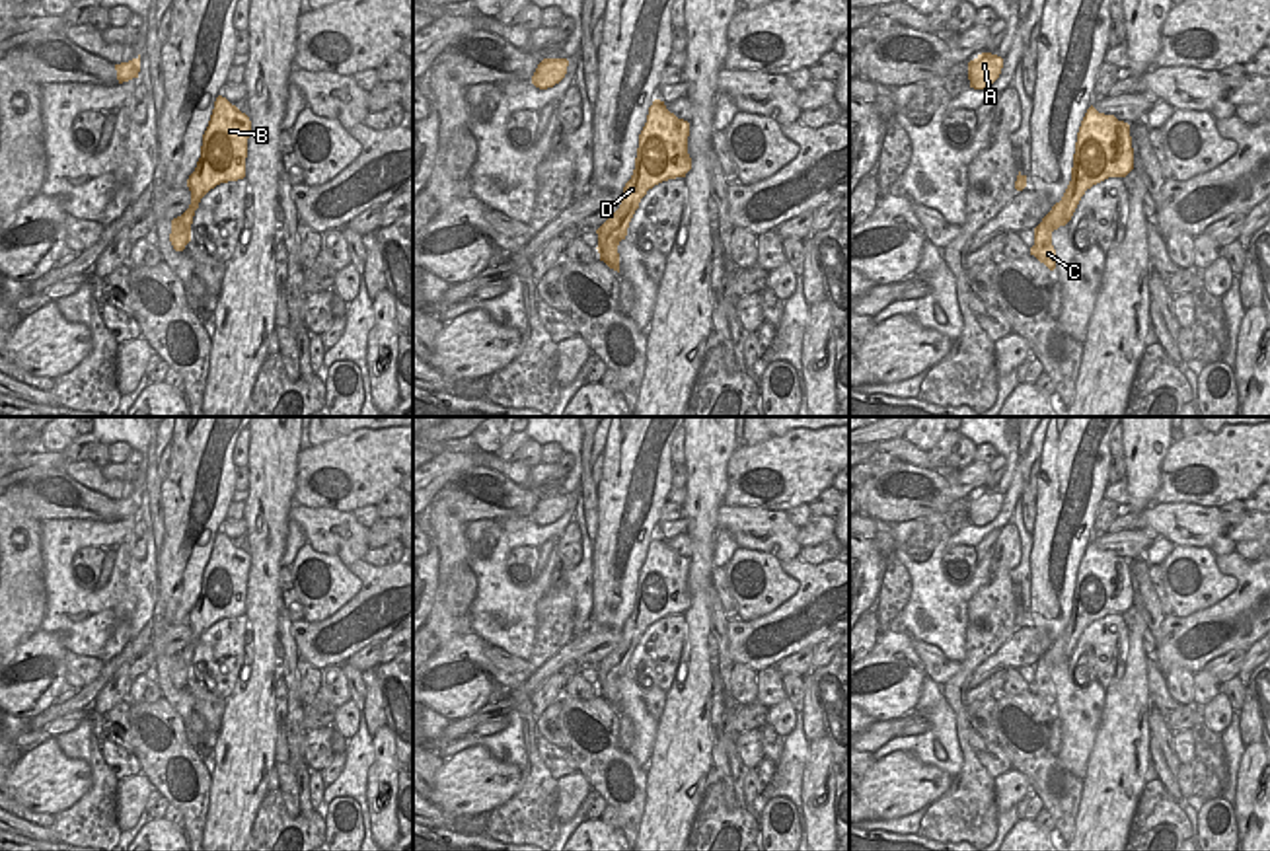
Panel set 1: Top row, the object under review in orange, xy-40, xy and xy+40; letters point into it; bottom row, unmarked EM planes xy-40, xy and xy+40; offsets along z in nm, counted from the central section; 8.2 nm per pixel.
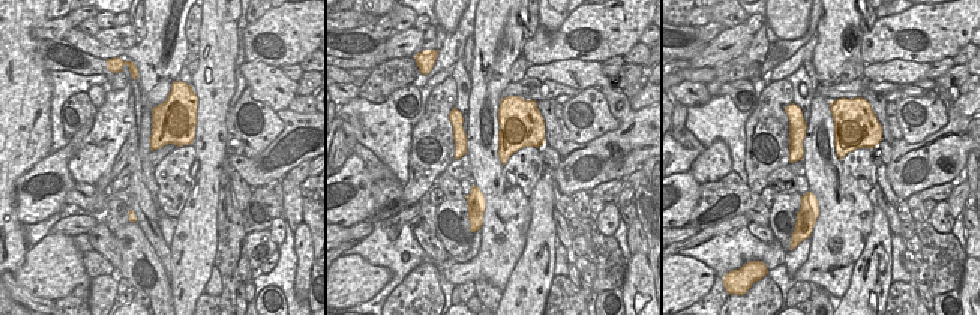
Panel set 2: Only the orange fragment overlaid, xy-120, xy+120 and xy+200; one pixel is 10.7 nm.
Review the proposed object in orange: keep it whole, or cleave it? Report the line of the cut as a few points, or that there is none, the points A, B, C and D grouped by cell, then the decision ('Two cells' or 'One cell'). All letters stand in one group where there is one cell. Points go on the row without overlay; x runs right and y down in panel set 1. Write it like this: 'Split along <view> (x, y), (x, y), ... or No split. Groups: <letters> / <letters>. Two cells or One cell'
No split. Groups: A B C D. One cell.

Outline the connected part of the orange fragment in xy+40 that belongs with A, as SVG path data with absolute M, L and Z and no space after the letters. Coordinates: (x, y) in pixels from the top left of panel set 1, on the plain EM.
M982 489L974 497L968 499L968 516L970 524L986 526L990 524L1001 510L1003 495L991 489Z

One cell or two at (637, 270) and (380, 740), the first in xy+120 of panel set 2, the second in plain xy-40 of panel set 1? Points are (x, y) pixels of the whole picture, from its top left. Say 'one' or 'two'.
one

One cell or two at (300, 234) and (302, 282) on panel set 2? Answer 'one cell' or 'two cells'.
one cell

